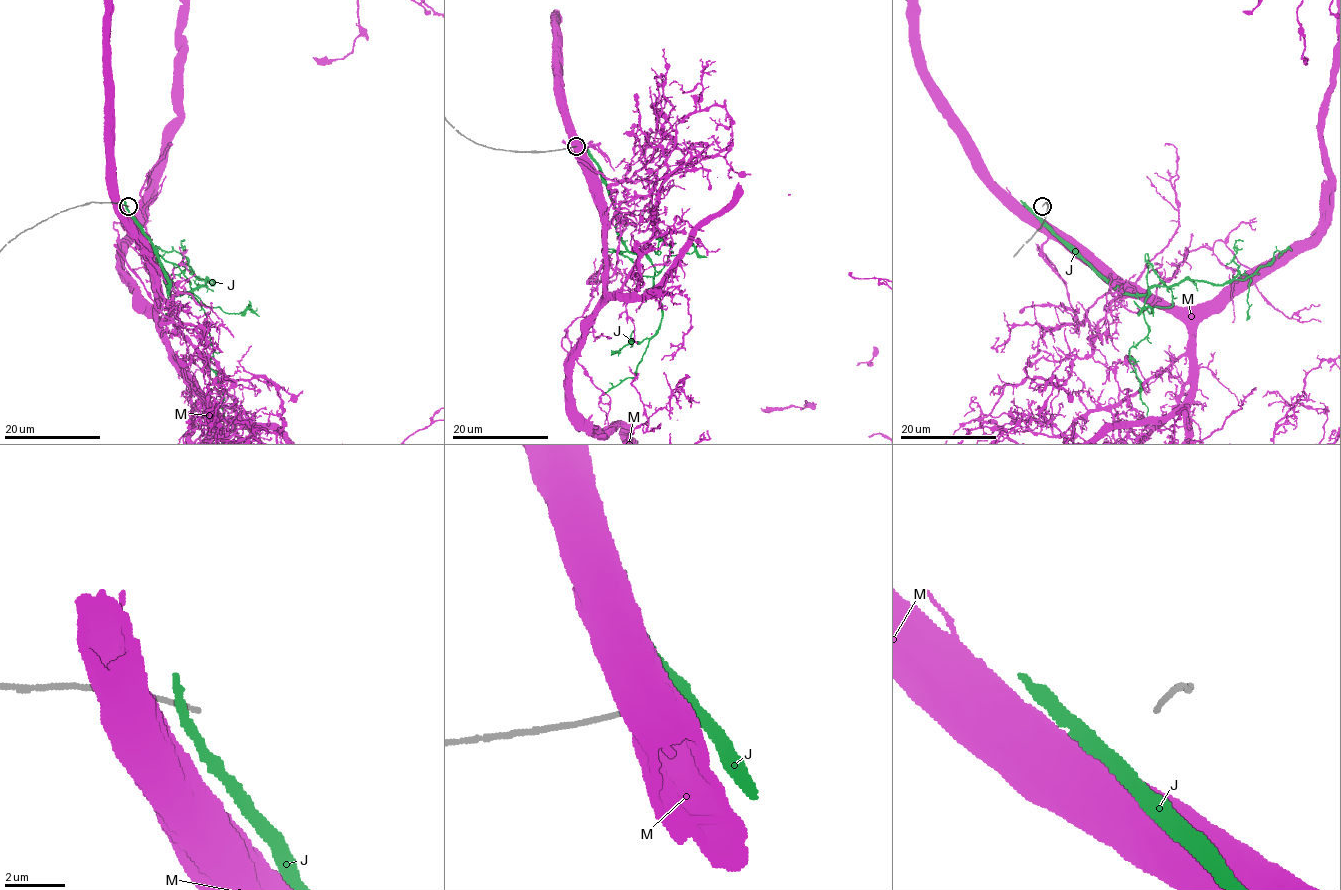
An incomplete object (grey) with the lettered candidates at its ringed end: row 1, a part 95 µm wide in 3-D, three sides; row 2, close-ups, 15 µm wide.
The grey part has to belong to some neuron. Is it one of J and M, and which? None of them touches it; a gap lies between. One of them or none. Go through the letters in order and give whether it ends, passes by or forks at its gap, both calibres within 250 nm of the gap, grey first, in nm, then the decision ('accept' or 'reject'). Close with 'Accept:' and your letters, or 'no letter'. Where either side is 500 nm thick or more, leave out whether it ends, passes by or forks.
J: it passes by; 140 nm thick on the grey side, 360 nm on the other; reject
M: 140 nm thick on the grey side, 800 nm on the other; reject
Accept: no letter

